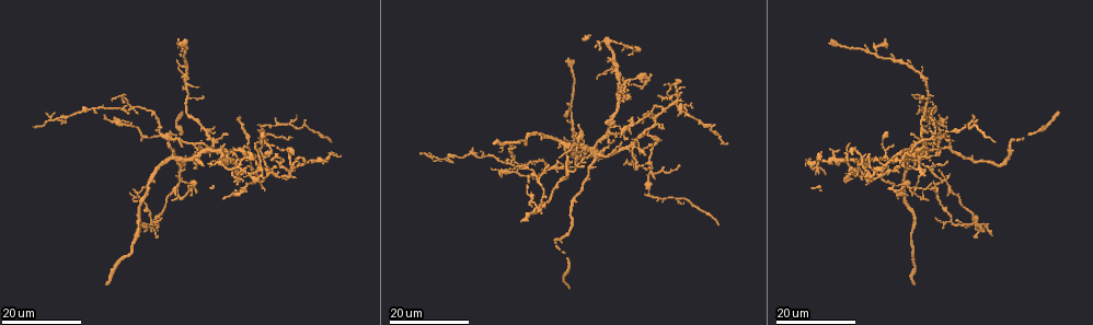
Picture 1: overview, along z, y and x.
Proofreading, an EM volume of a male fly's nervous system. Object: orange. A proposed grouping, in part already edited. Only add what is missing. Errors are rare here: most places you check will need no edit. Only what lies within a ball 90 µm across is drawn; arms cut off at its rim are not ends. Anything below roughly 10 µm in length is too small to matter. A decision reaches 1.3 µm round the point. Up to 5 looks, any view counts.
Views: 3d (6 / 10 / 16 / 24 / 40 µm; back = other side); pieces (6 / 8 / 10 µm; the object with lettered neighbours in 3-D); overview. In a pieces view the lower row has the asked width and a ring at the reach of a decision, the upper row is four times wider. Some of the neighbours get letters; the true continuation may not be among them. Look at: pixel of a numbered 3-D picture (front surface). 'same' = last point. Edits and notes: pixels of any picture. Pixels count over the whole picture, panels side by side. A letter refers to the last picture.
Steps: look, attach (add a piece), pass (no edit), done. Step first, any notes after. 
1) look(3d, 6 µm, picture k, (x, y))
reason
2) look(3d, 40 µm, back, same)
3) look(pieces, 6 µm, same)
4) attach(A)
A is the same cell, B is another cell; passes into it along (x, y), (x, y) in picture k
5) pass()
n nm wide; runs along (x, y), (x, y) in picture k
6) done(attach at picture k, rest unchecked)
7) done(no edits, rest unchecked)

look(3d, 24 µm, picture 1, (1056, 114))
end of a long branch

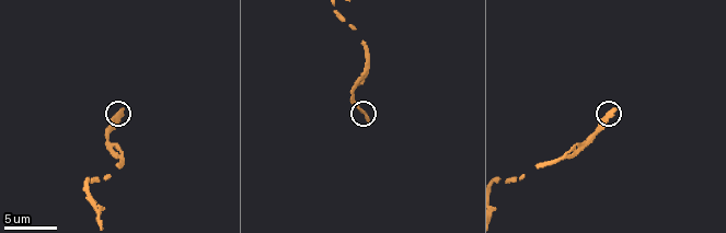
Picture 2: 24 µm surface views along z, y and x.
look(pieces, 10 µm, picture 2, (123, 111))

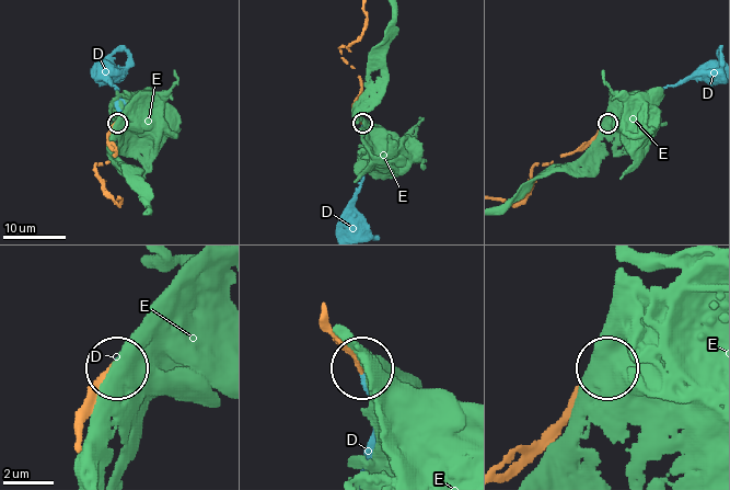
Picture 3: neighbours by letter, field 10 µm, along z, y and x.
attach(D)
D is the same cell, E is another cell; the neuron continues

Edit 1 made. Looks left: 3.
look(3d, 16 µm, picture 1, (995, 141))
free end

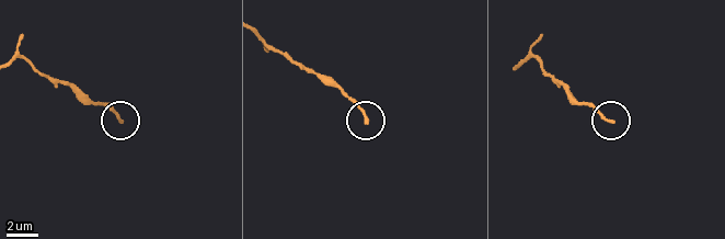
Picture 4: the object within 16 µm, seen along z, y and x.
look(pieces, 8 µm, picture 4, (366, 121))
see the neighbours

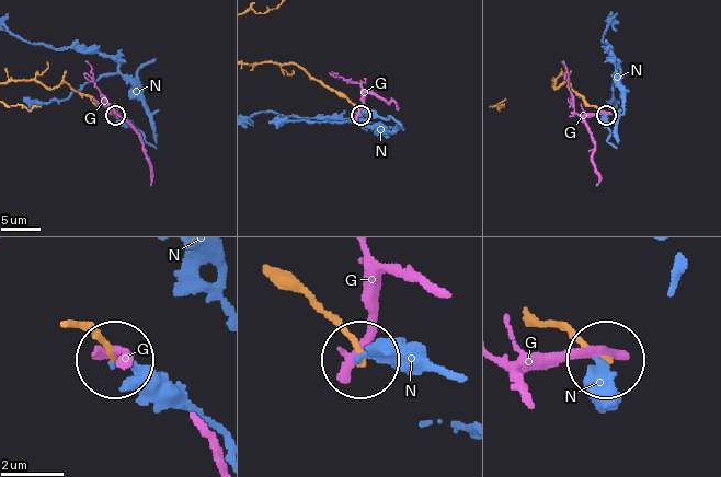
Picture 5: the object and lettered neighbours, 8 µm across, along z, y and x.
pass()
G and N are other cells; runs along (539, 317), (599, 357) in picture 5; none of them fits

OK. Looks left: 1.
done(attach at picture 3, rest unchecked)

